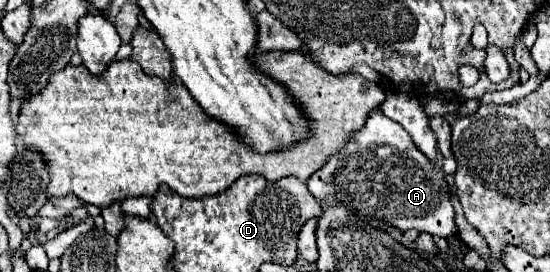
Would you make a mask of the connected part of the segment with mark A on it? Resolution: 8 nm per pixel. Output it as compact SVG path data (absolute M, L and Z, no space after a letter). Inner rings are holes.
M378 109L368 113L364 127L358 129L306 185L320 203L346 205L362 217L384 221L400 231L416 229L440 237L458 233L454 209L448 199L450 183L446 173L442 181L442 169L436 169L434 163L422 157L404 127L382 115Z

